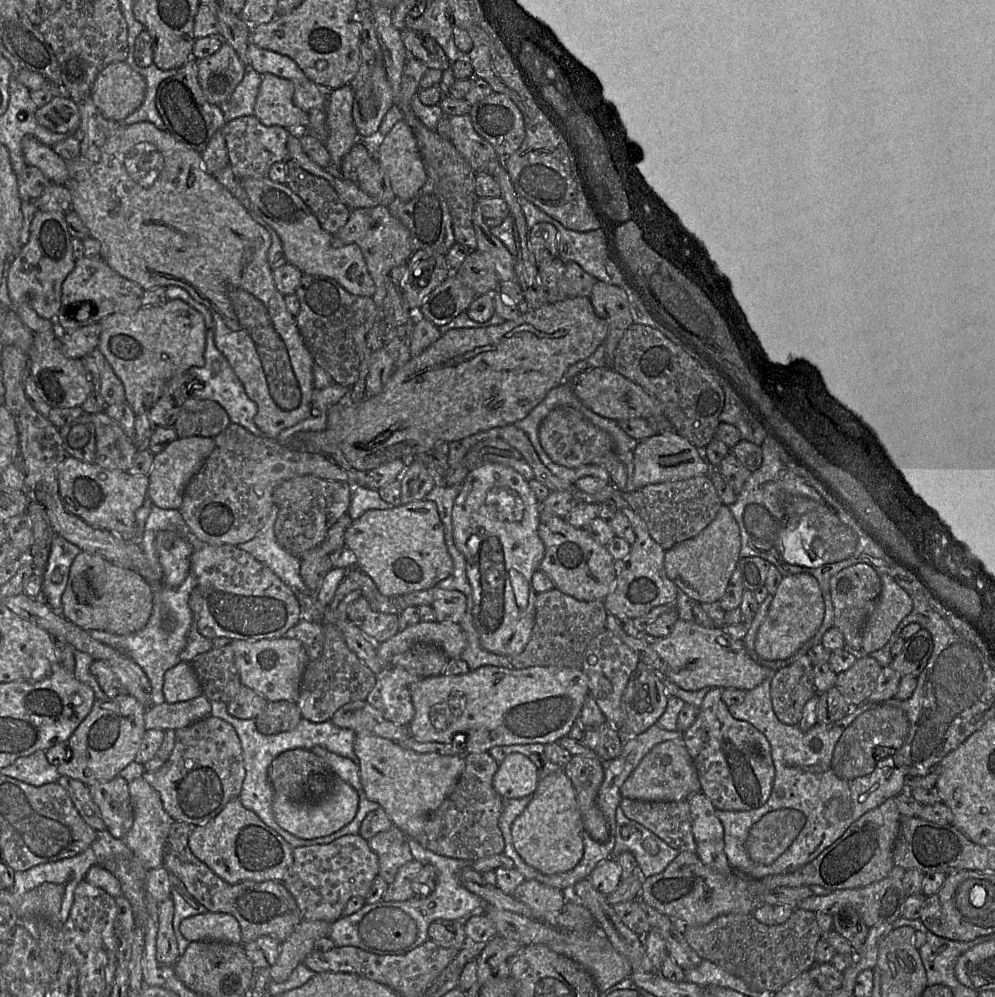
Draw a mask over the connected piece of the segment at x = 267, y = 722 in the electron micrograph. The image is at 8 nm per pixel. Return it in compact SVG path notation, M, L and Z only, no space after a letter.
M277 701L268 702L264 711L255 719L257 730L264 735L275 735L281 732L294 730L302 719L300 709L296 702Z

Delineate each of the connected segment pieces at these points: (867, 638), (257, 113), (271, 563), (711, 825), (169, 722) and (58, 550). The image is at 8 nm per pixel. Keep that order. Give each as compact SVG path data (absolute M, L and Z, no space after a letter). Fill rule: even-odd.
M891 576L879 577L881 591L862 630L861 650L865 655L882 648L913 607L911 597Z
M271 73L262 75L254 106L254 116L265 126L282 126L288 130L306 127L309 117L293 102L294 84Z
M273 505L264 526L251 540L237 545L243 551L251 554L256 560L269 567L295 593L310 593L300 576L300 557L294 556L282 548L275 537L274 525L278 514L278 506Z
M702 792L689 796L692 831L697 844L697 855L711 869L730 874L734 871L725 853L724 827L716 815L716 808Z
M203 694L192 700L152 705L145 713L145 728L178 730L200 721L212 713L212 704Z
M55 534L44 574L42 575L43 601L54 611L62 613L62 595L66 589L71 565L81 549Z

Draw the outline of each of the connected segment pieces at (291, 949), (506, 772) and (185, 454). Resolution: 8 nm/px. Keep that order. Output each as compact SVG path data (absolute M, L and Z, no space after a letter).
M302 920L293 933L280 943L279 956L269 968L271 981L286 981L313 950L315 942L320 938L329 937L330 929L331 923L323 920Z
M512 753L499 764L493 785L503 799L520 799L533 795L539 780L535 764L521 753Z
M191 436L178 438L161 453L156 454L149 474L148 495L152 502L163 509L180 509L188 483L201 469L214 448L215 441L212 437Z

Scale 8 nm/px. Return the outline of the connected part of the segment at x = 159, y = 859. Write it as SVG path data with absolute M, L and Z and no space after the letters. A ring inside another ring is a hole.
M143 777L129 784L129 793L134 811L134 822L123 840L141 865L150 871L163 865L164 847L174 820L165 811L159 793Z

